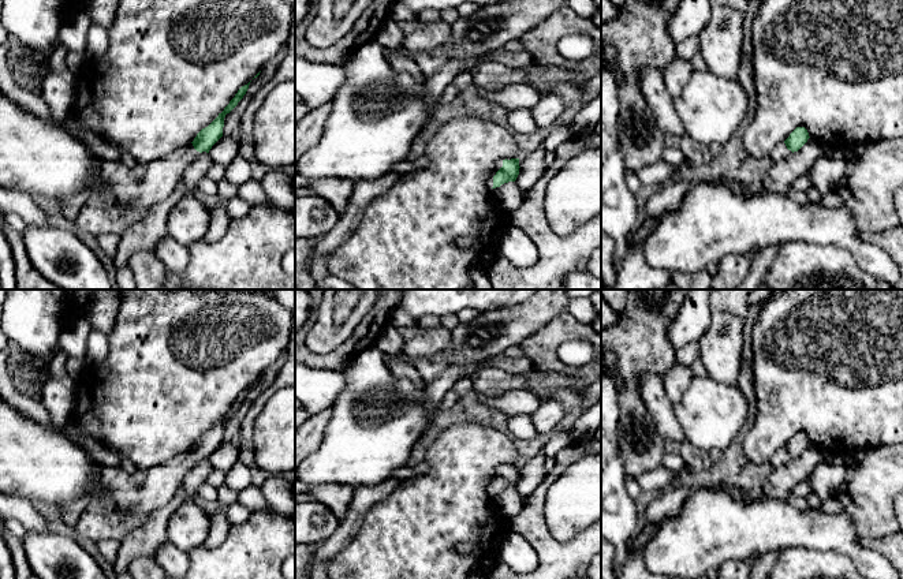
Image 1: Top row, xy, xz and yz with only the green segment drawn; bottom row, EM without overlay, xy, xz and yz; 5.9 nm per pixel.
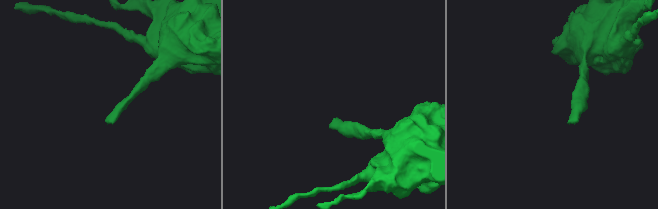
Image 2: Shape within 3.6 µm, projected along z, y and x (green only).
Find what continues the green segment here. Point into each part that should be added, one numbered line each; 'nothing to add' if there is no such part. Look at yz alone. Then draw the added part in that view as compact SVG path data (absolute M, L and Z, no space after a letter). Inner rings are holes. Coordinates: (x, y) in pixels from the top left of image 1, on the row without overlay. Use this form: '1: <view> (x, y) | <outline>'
1: yz (780, 459) | M783 448L783 449L780 449L780 451L775 455L775 457L773 457L773 460L772 460L772 466L773 466L773 467L783 467L783 466L788 464L791 460L792 460L792 457L788 456L787 452L786 452L786 449Z

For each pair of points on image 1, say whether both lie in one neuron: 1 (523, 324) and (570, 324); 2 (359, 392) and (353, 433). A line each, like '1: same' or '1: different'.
1: different
2: same

